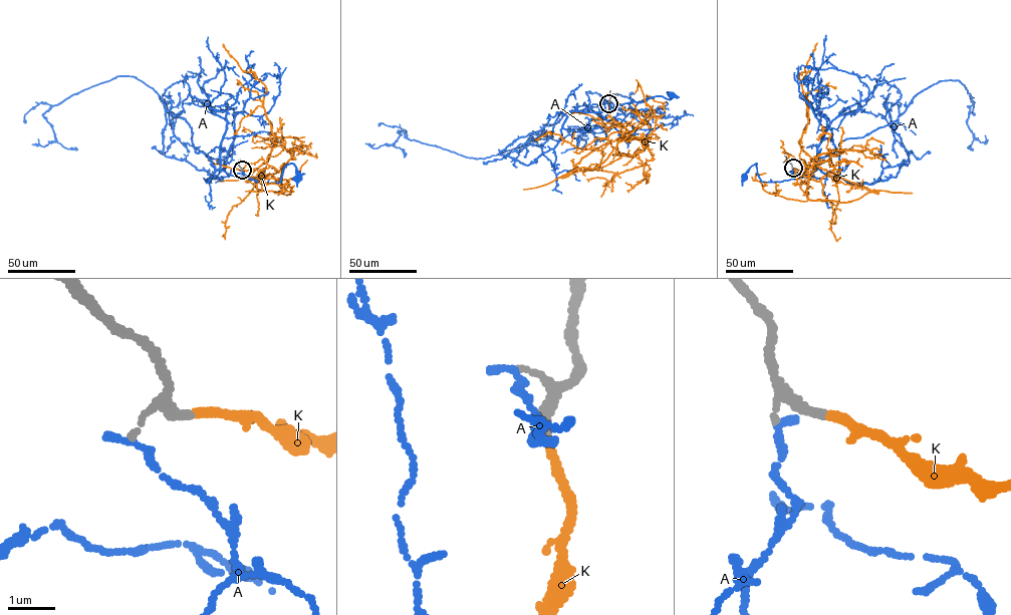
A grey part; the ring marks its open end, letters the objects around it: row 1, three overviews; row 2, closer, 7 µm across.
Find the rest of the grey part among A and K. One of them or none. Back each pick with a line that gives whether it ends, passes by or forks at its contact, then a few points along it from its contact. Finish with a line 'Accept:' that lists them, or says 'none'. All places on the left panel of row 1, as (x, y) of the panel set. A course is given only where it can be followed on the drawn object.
K: it ends | via (242, 170), (281, 170), (283, 193), (249, 182), (275, 146), (263, 105), (266, 88), (223, 44)
Accept: K

